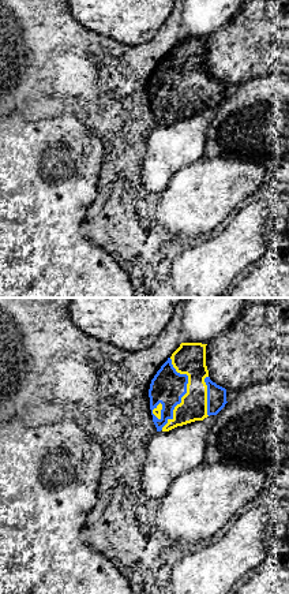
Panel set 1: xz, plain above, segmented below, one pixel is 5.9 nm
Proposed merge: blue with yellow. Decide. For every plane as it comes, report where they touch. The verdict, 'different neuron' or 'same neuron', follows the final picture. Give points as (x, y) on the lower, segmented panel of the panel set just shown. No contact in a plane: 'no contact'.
(186, 391)

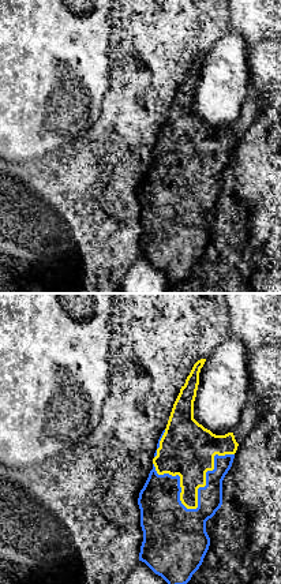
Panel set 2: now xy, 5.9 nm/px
(198, 504)

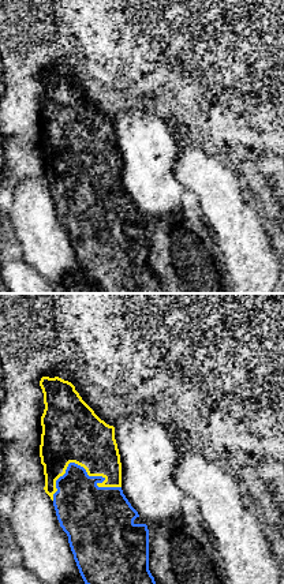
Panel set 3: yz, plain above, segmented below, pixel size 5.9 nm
(83, 468)

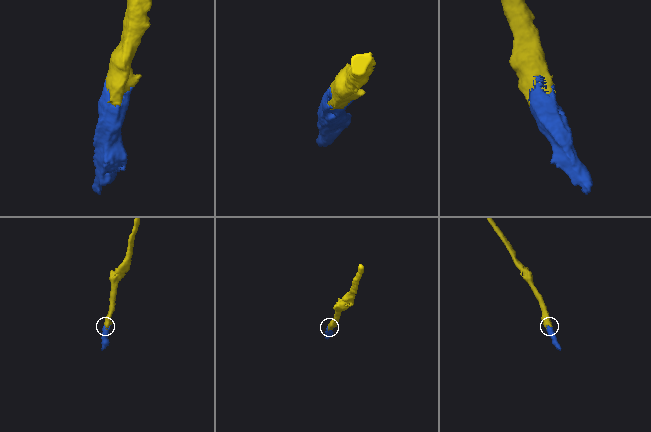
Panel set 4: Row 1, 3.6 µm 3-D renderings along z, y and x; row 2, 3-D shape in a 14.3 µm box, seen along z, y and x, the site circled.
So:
same neuron

